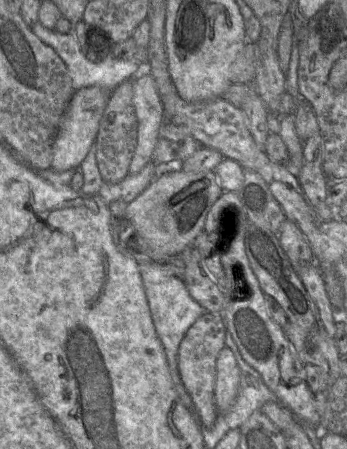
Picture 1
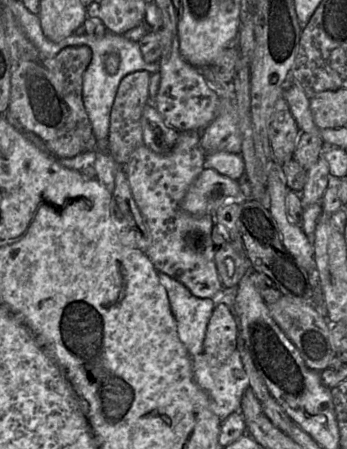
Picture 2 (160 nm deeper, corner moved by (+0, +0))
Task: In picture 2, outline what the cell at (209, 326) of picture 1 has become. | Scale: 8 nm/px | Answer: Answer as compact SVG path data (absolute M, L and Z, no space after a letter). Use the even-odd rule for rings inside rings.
M224 302L215 304L209 318L203 350L207 356L223 362L236 350L238 321Z

